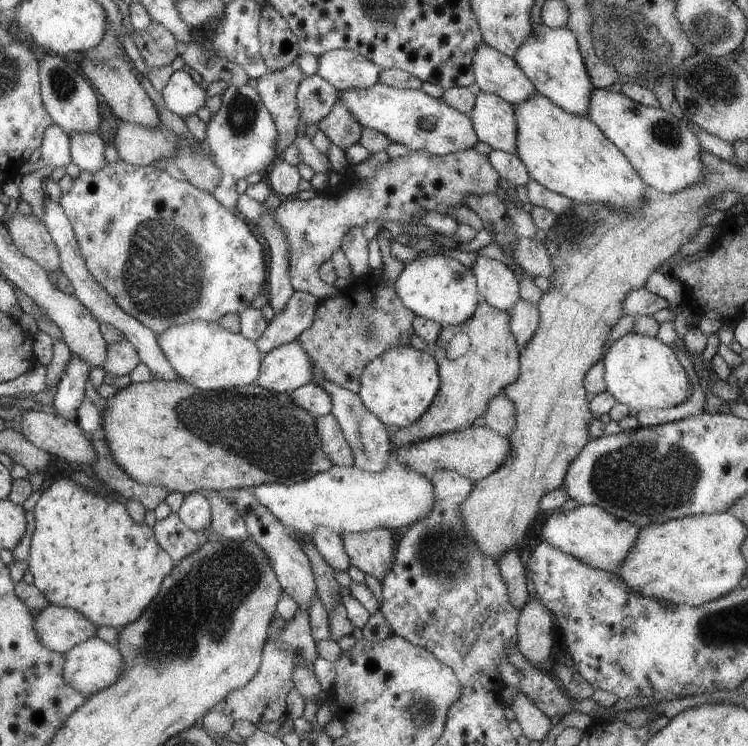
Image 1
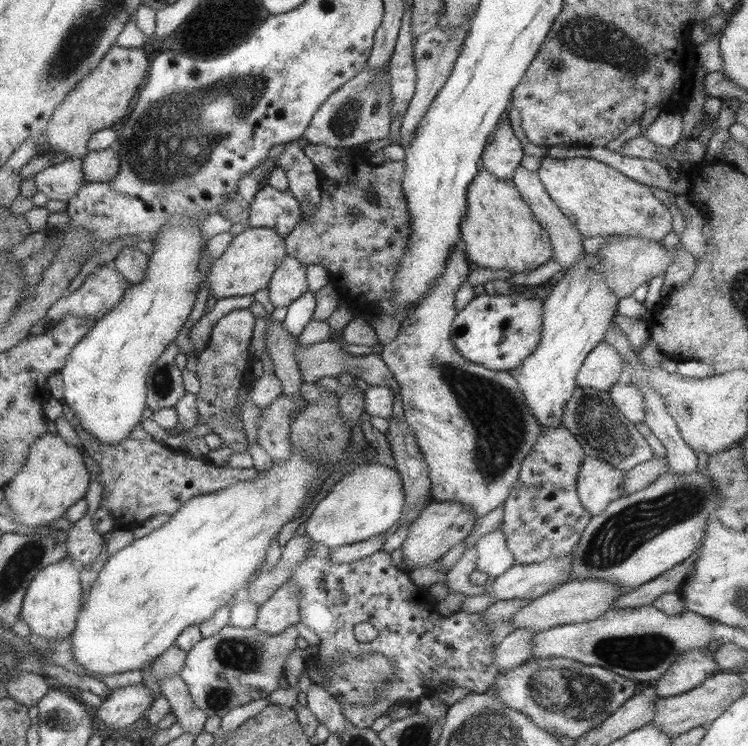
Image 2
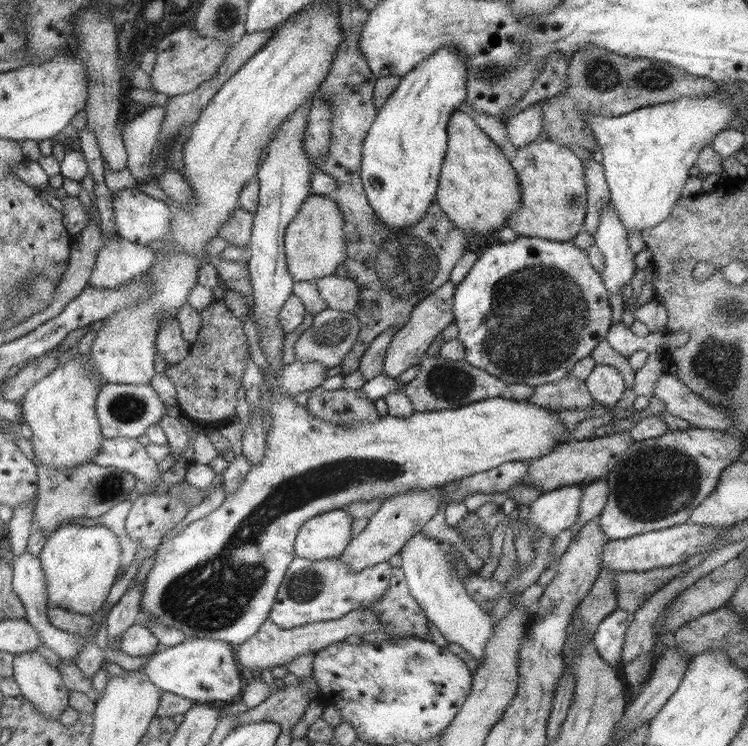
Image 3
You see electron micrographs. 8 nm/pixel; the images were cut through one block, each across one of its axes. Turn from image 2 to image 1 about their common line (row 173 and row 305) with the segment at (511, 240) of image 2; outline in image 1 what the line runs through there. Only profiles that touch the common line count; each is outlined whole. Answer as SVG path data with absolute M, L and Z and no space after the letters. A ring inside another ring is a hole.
M479 300L473 316L464 324L441 326L436 342L430 349L440 379L437 395L415 423L404 428L389 429L390 450L470 428L473 420L485 413L488 401L506 385L512 384L519 373L519 347L508 325L509 313L496 310Z

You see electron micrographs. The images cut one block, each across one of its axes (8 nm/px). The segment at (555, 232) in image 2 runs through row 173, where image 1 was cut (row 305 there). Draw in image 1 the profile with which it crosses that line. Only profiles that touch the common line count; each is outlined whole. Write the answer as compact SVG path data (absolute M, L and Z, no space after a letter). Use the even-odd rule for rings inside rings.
M521 298L509 312L509 331L519 350L523 349L533 337L538 326L538 309L536 304Z

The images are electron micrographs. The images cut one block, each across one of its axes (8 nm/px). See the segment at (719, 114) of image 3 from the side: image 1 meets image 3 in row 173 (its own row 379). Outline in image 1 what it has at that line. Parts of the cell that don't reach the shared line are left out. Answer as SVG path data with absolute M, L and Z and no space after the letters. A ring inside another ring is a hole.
M629 332L611 344L601 362L606 392L629 410L667 409L685 403L692 394L687 374L672 348L656 337Z

